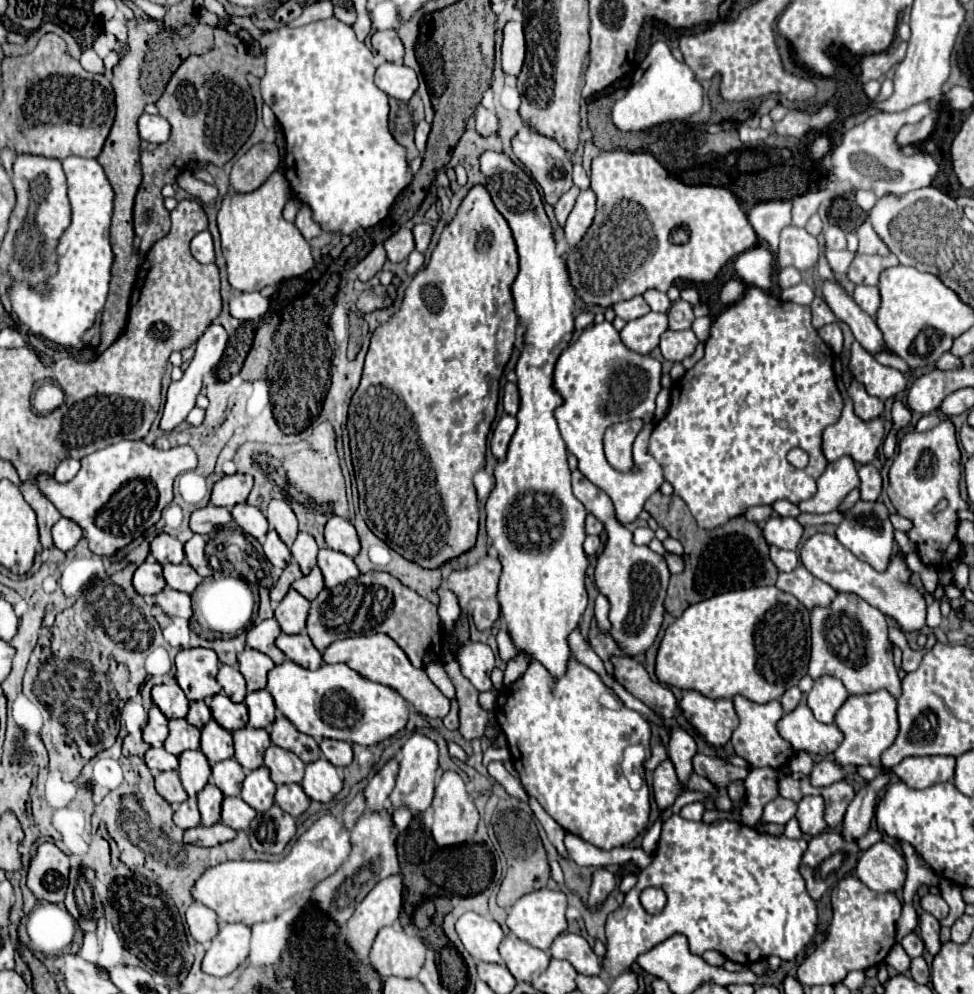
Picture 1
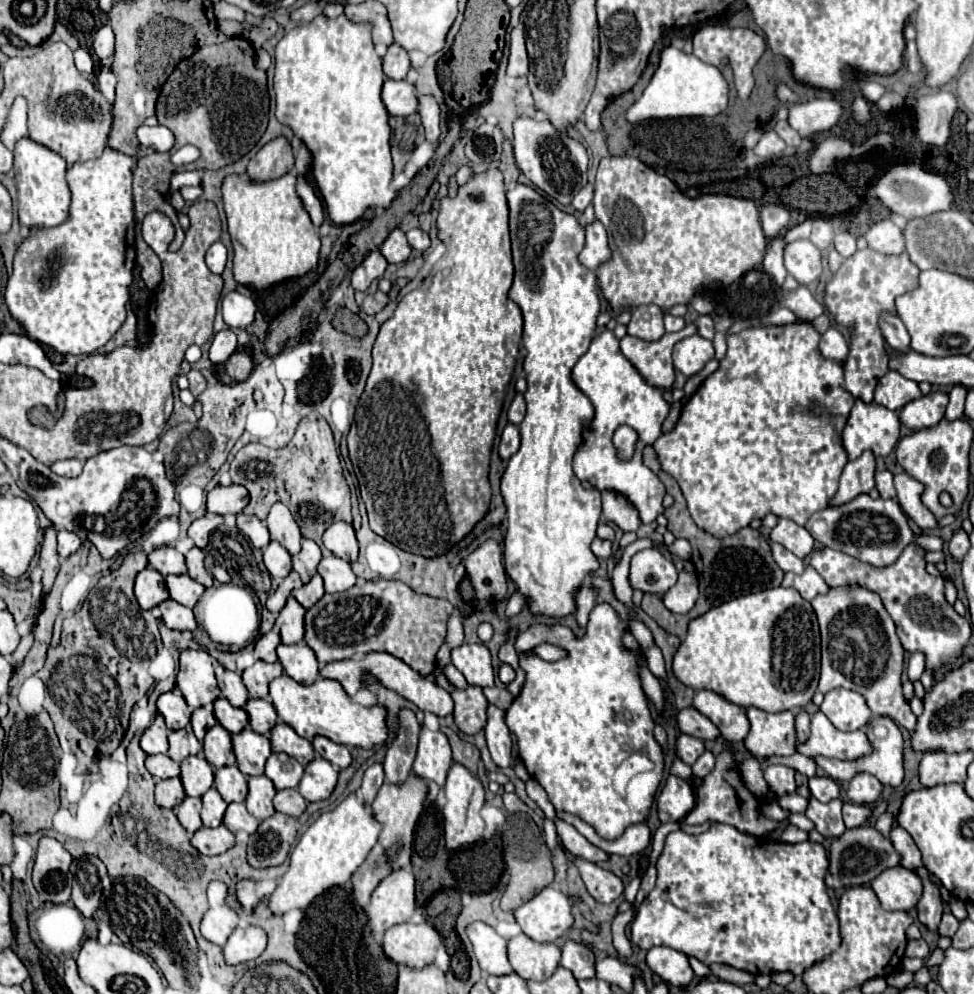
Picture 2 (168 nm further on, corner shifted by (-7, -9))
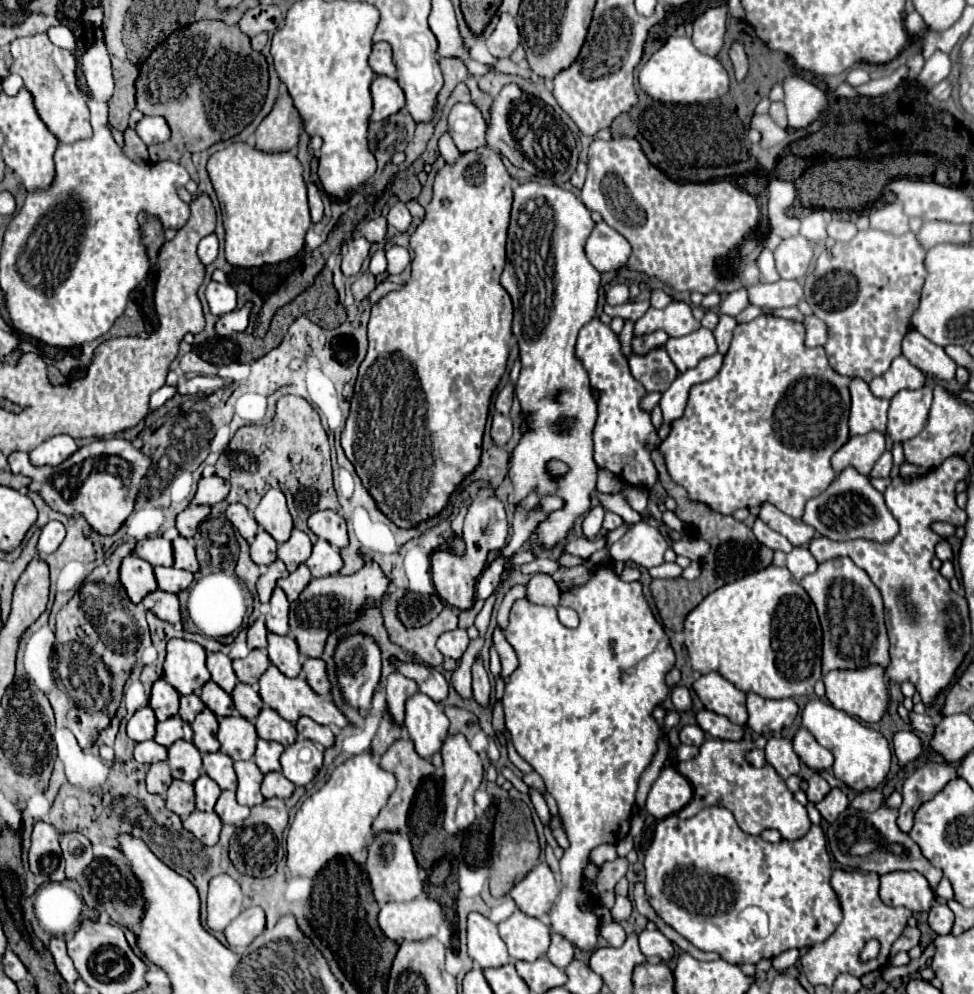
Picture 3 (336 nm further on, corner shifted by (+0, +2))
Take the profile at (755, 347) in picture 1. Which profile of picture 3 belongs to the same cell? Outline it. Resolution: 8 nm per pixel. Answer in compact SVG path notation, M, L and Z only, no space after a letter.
M758 316L748 324L736 324L734 328L734 336L732 336L732 344L724 356L724 364L720 368L720 372L702 384L696 384L690 388L690 396L688 396L688 404L686 410L682 414L682 418L672 422L670 434L666 440L662 440L662 444L658 446L658 450L664 454L666 460L666 468L668 474L672 476L672 480L676 484L680 484L682 488L686 488L688 498L694 502L702 502L706 506L710 506L714 512L720 512L724 516L732 516L734 510L738 508L750 508L750 506L762 506L764 502L774 504L776 508L780 508L784 514L792 516L792 518L802 518L804 514L804 506L810 498L822 494L836 478L832 466L830 466L830 456L846 444L848 440L848 412L850 412L850 394L848 394L848 384L850 378L836 374L830 366L828 366L828 358L824 348L806 348L804 346L804 326L800 322L794 320L784 320L778 316Z

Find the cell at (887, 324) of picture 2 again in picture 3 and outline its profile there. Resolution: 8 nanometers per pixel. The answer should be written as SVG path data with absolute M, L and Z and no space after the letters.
M908 330L902 340L902 354L922 372L930 374L936 380L952 380L956 372L954 360L944 352L942 346L936 346L916 330Z

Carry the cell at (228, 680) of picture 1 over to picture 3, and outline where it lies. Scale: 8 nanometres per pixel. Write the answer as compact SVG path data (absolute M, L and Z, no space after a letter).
M208 652L206 666L208 666L210 674L212 674L212 680L214 680L224 692L230 694L230 692L234 690L236 682L238 682L238 678L236 678L236 674L234 674L234 670L232 670L232 660L230 660L226 654L222 654L222 652Z

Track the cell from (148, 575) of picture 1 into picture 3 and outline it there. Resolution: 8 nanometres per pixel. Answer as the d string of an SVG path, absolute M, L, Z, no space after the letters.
M134 554L124 558L120 566L120 582L134 604L138 604L146 594L158 588L154 578L154 568Z

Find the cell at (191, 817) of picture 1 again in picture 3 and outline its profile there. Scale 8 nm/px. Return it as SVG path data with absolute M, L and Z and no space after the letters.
M174 780L172 786L168 788L166 806L168 806L168 810L172 810L174 814L178 814L184 820L196 808L194 806L194 786L188 782Z

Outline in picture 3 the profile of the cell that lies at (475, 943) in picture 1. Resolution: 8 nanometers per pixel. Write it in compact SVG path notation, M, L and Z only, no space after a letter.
M478 912L468 914L468 954L480 968L498 968L510 962L496 924Z

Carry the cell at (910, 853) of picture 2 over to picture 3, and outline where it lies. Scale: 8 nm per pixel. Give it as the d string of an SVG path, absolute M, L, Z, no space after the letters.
M924 764L920 770L916 770L902 788L902 806L898 810L898 828L902 832L910 832L912 824L914 824L914 812L916 808L930 800L936 792L942 790L942 786L952 780L956 776L956 772L952 770L950 764Z

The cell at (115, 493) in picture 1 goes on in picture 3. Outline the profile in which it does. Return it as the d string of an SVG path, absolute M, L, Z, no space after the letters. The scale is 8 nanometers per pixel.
M104 438L82 446L60 466L34 466L26 452L12 452L8 456L8 466L14 474L32 478L30 488L36 490L52 510L66 516L80 514L96 534L112 536L120 530L138 502L142 478L150 468L150 458L134 448L132 440Z

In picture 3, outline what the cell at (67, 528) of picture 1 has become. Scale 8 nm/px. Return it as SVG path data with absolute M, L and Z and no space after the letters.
M50 520L50 522L42 528L42 532L40 532L40 540L38 540L38 546L36 546L36 548L38 548L38 554L40 554L40 556L46 556L46 554L54 552L54 550L62 544L64 536L66 536L64 524L58 522L58 520Z

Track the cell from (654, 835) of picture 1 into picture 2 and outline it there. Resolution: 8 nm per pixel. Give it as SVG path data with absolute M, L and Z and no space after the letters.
M669 775L657 797L657 815L661 823L679 823L695 805L695 793L685 779Z

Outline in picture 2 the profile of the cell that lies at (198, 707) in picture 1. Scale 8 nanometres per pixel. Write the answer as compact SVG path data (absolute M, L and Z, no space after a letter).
M195 709L193 715L191 715L191 727L193 727L193 733L195 737L201 741L203 735L207 733L209 727L213 727L217 723L217 719L213 717L213 713L209 709Z

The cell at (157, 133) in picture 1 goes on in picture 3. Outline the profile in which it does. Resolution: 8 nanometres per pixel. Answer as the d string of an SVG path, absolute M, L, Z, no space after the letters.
M144 116L136 124L136 134L146 142L146 144L158 144L166 142L170 138L168 124L160 116Z

